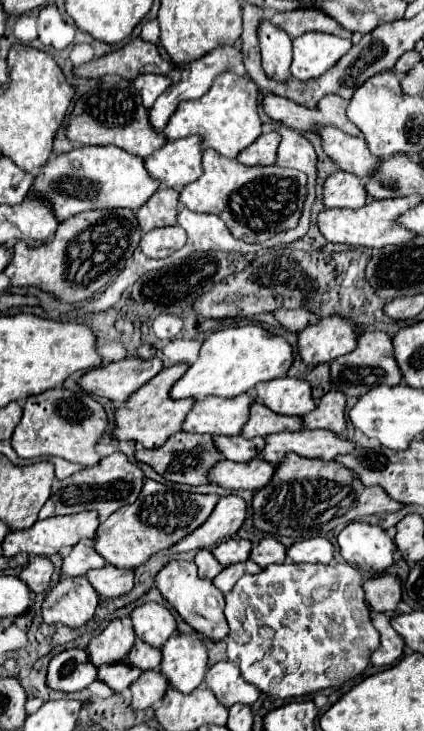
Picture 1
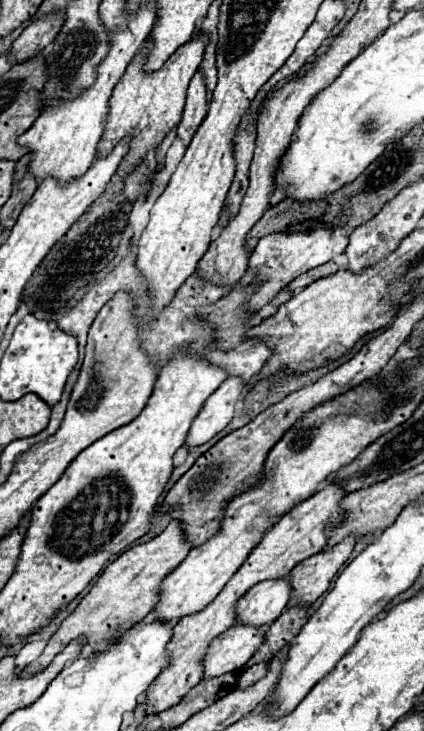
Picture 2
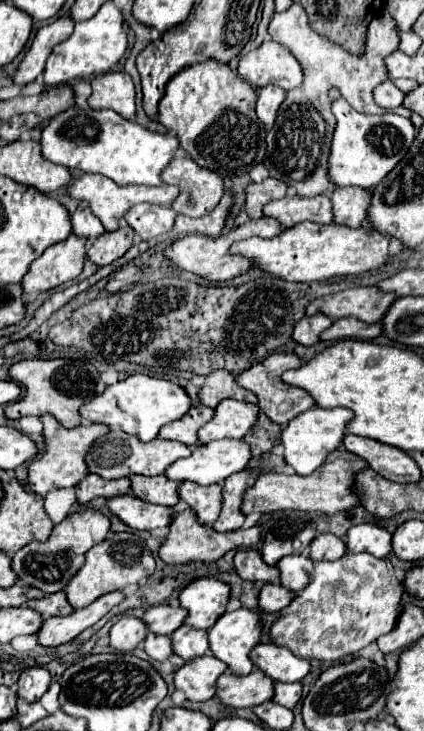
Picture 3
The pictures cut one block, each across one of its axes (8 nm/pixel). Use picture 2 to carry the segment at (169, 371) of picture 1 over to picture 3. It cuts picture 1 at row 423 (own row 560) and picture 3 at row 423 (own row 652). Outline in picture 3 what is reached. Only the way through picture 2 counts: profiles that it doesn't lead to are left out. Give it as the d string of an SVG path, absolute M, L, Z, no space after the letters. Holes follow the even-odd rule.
M50 414L40 416L42 424L44 424L44 454L36 460L30 462L28 466L28 486L34 494L38 496L46 496L50 490L54 488L70 488L76 486L76 482L80 482L80 478L84 478L88 474L88 468L84 466L84 450L88 450L88 446L98 438L104 436L108 432L108 426L100 426L100 424L82 424L76 426L72 430L66 430L64 426L60 426Z

